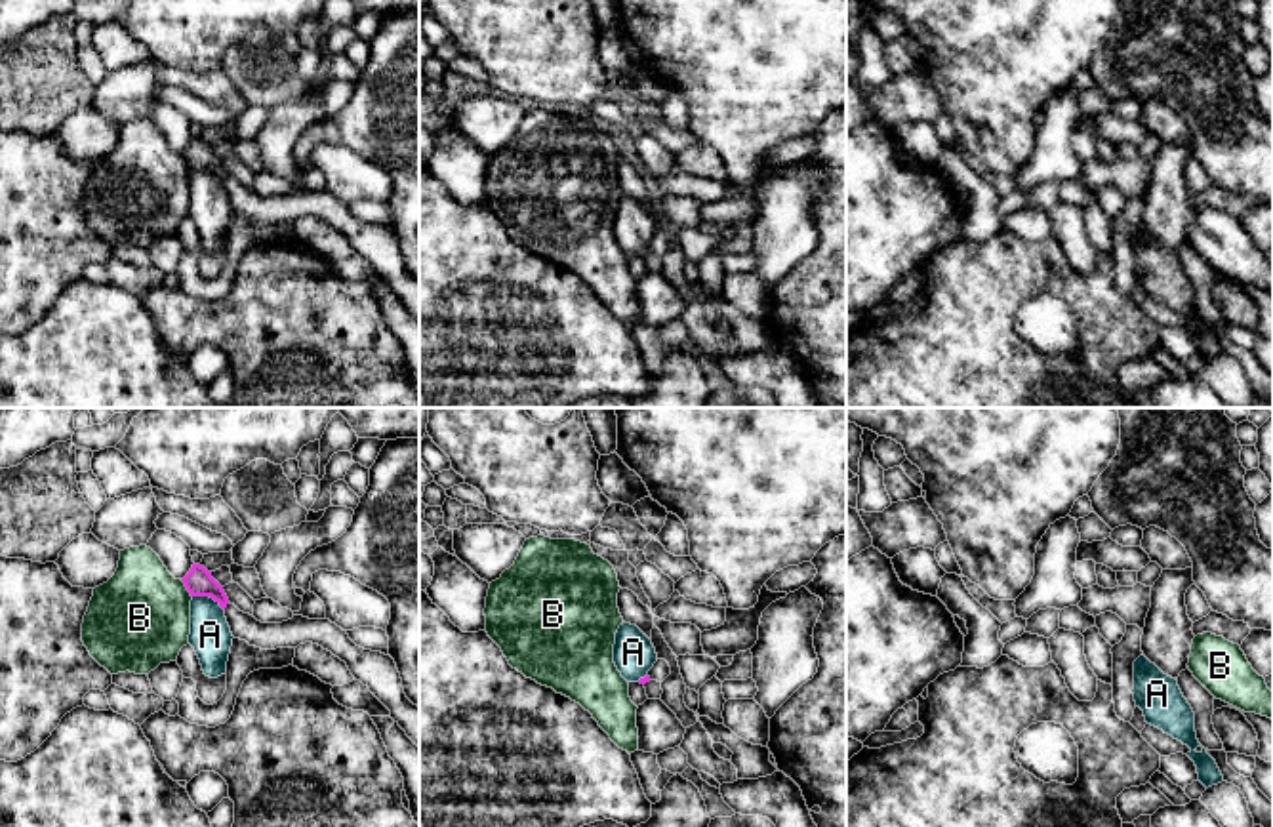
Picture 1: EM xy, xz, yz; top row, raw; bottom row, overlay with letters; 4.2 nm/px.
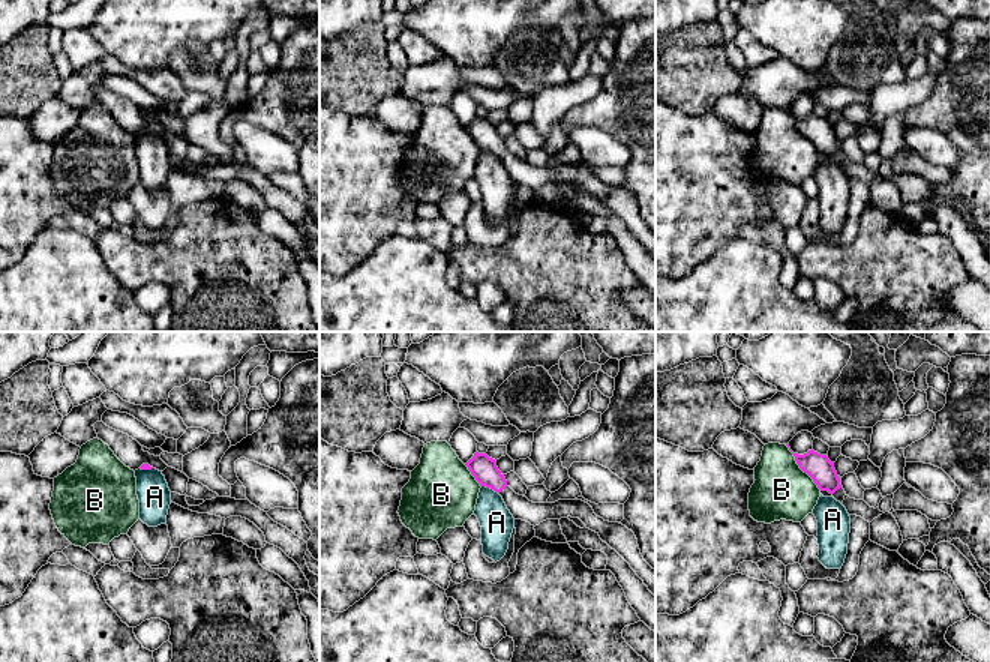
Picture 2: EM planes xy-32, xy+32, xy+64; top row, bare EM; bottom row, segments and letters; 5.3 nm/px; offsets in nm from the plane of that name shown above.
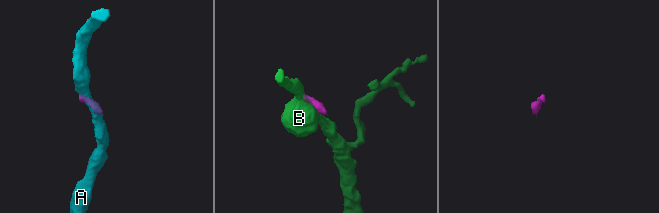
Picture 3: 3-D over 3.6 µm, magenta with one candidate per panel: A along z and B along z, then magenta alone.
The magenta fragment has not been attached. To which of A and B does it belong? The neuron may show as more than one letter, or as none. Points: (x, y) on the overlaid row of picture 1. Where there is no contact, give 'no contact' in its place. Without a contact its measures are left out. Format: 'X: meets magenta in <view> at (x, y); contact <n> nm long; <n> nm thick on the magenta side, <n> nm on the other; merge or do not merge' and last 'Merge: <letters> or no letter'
A: meets magenta in xy at (208, 595); contact 150 nm long; 120 nm thick on the magenta side, 180 nm on the other; do not merge
B: meets magenta in xy at (187, 589); contact 80 nm long; 120 nm thick on the magenta side, 420 nm on the other; do not merge
Merge: no letter

